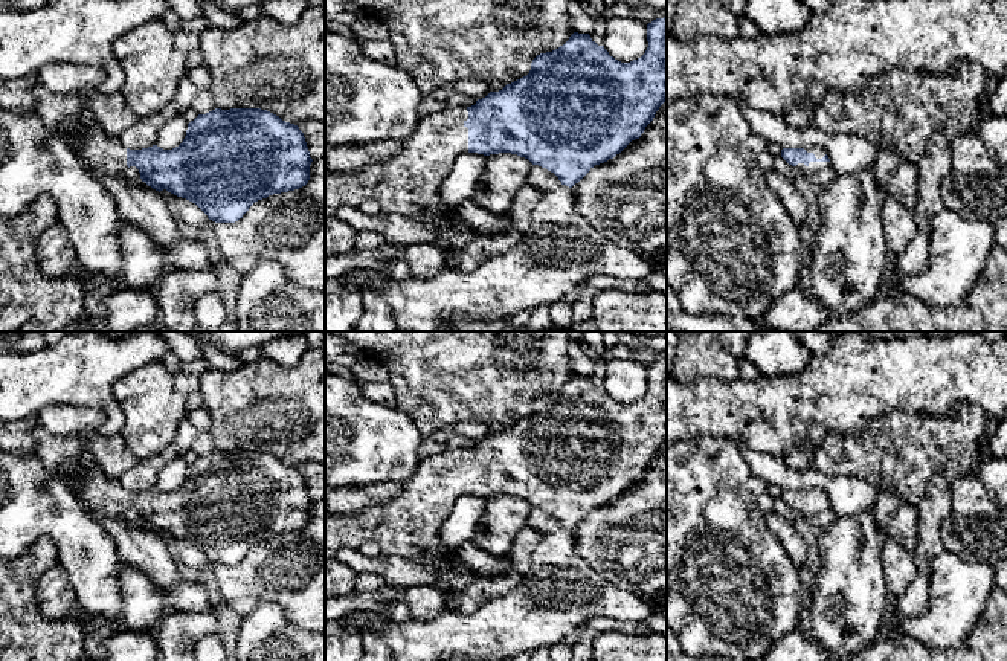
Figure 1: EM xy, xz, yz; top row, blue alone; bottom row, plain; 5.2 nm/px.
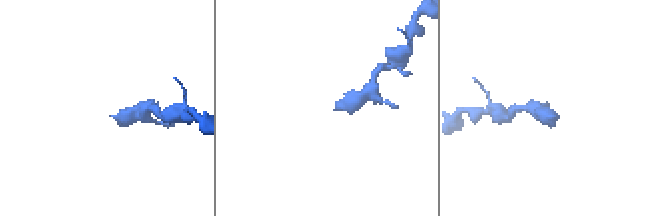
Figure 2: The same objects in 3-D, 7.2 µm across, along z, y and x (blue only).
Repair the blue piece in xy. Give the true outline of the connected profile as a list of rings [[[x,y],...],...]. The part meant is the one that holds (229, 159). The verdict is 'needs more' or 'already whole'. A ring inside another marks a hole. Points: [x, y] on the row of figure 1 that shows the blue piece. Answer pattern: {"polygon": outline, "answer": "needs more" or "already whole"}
{"polygon": [[[215,108],[206,114],[198,114],[188,124],[183,142],[163,150],[157,145],[130,150],[122,145],[119,137],[108,137],[102,127],[88,127],[84,119],[85,136],[79,143],[79,154],[85,165],[96,173],[107,176],[124,176],[125,169],[136,166],[142,182],[156,191],[168,192],[195,203],[209,220],[215,223],[235,223],[249,208],[273,194],[288,192],[305,186],[310,180],[310,165],[313,159],[298,125],[282,121],[279,116],[261,108]]], "answer": "needs more"}

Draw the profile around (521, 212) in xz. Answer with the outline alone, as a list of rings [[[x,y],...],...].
[[[526,183],[517,191],[517,195],[511,205],[508,217],[513,221],[513,229],[525,234],[531,227],[532,211],[539,200],[542,198],[542,191]]]

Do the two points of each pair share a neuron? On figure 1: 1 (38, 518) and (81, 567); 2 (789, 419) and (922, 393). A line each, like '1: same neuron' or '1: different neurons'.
1: same neuron
2: same neuron

